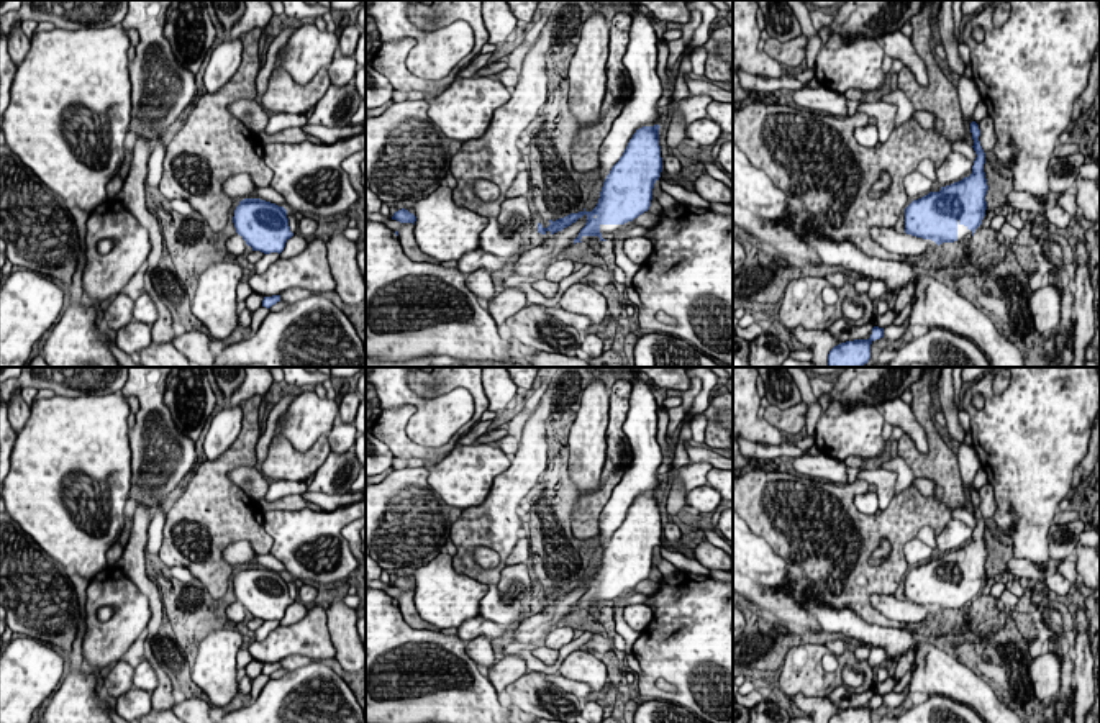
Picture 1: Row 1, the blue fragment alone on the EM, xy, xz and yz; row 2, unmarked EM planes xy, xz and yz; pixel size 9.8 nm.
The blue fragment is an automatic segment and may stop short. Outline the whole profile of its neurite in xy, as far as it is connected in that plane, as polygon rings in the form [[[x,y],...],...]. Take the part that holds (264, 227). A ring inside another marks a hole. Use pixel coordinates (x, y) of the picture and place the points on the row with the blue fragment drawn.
[[[244,198],[234,210],[236,233],[252,251],[264,254],[282,252],[293,236],[289,226],[287,210],[261,198]]]

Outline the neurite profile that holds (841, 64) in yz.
[[[831,34],[816,56],[815,79],[838,93],[848,89],[859,89],[862,93],[880,90],[887,77],[882,72],[884,56],[872,38],[844,41],[839,34]]]

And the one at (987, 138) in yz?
[[[985,116],[979,123],[979,130],[980,130],[979,141],[980,141],[984,152],[992,151],[995,148],[995,143],[997,143],[993,120],[990,116]]]

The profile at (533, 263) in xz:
[[[587,215],[579,218],[570,226],[551,236],[543,236],[534,246],[518,256],[510,271],[515,279],[531,277],[534,280],[544,279],[546,269],[557,259],[557,256],[574,244],[580,230],[587,223]]]

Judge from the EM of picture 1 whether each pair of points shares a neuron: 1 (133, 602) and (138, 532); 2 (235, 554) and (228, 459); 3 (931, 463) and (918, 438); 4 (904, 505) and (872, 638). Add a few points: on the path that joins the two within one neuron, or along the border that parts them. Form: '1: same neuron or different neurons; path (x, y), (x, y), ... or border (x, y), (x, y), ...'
1: different neurons; border (115, 564), (146, 597), (150, 622)
2: different neurons; border (269, 553), (233, 541), (222, 558)
3: different neurons; border (913, 417), (925, 430), (925, 454)
4: different neurons; border (840, 609), (850, 609), (871, 623), (902, 630)

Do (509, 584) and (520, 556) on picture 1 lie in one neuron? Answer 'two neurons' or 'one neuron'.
one neuron

